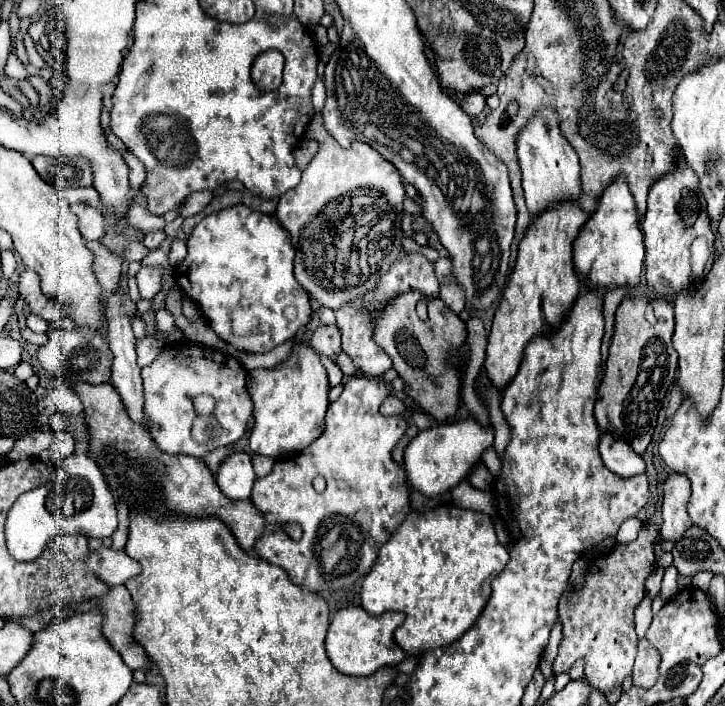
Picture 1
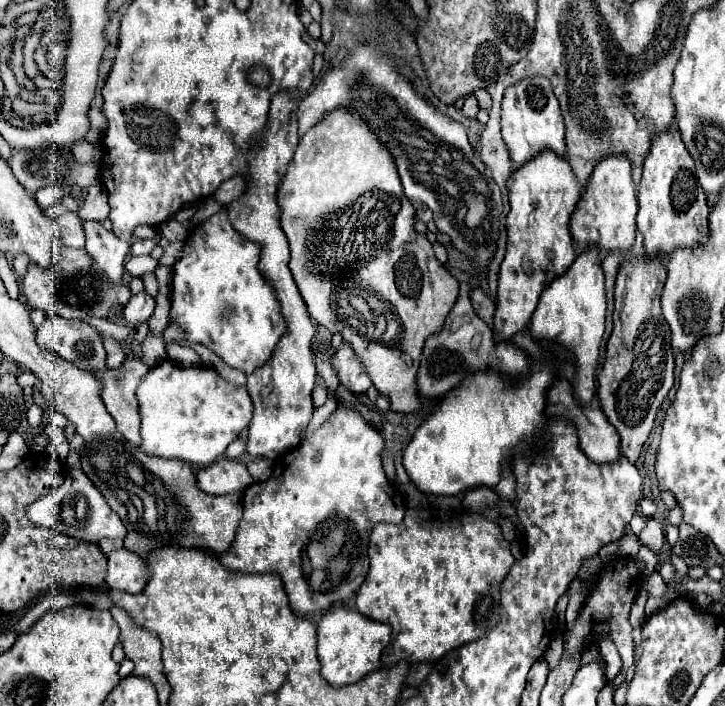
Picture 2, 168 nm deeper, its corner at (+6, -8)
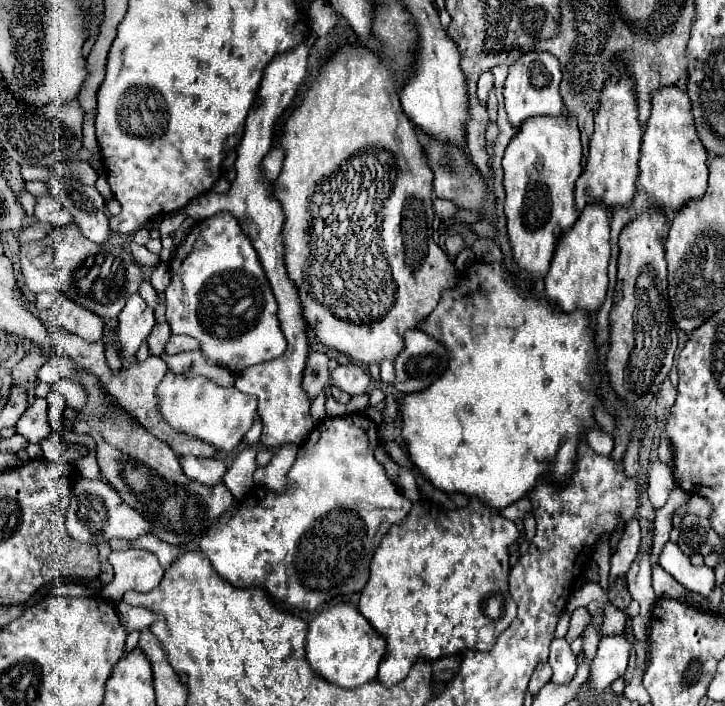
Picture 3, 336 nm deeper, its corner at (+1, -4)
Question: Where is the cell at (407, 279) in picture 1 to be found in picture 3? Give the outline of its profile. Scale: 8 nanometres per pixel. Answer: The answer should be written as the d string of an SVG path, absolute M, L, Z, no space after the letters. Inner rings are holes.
M336 366L332 370L332 382L350 396L356 396L366 392L366 388L370 386L370 376L360 366Z

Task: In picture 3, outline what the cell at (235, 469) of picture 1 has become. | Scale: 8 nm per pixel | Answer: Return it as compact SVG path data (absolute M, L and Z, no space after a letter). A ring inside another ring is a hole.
M180 458L180 462L184 474L204 486L220 484L226 474L226 464L218 458Z

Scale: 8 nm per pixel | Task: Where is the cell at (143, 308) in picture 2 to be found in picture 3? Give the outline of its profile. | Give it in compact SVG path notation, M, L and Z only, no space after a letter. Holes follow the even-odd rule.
M132 294L122 308L118 320L118 346L122 350L122 356L132 358L156 324L154 310L144 302L140 294Z

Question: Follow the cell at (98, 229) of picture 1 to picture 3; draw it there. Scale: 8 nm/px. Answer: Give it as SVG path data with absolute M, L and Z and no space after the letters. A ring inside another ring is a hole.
M52 196L36 198L34 216L36 216L38 222L46 222L46 224L52 224L52 226L70 226L70 224L74 224L72 214L60 202L56 202Z

